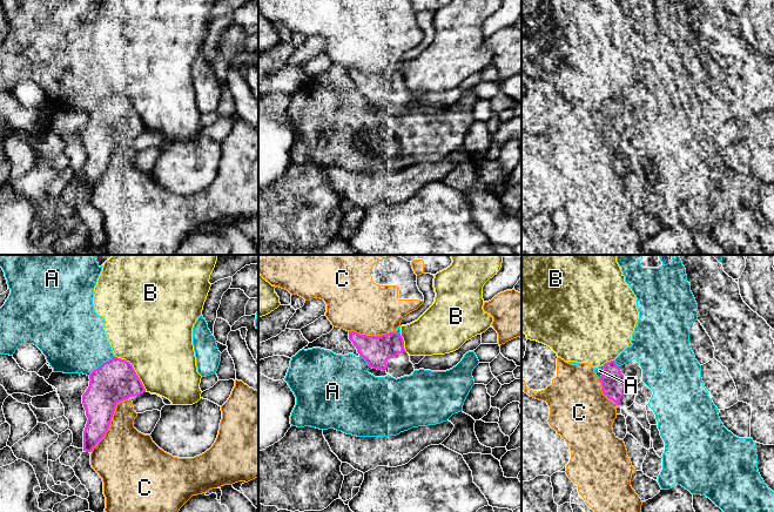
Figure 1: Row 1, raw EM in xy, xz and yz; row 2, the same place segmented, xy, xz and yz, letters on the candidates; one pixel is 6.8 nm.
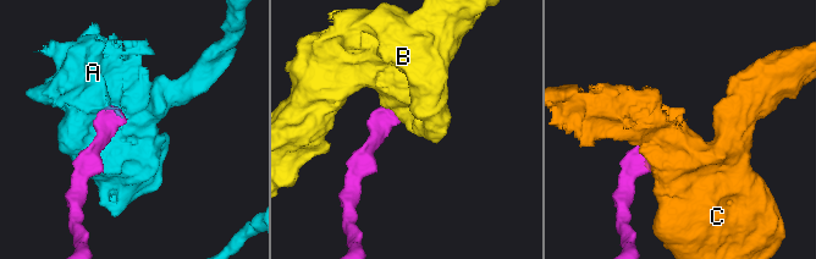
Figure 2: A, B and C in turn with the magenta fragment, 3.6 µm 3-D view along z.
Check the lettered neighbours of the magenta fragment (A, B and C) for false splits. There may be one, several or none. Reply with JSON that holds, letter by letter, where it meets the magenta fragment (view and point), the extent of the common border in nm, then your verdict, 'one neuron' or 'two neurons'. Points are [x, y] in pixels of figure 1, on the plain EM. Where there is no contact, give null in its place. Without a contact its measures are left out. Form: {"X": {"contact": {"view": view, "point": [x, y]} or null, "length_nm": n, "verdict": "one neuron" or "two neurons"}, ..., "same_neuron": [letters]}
{"A": {"contact": {"view": "xy", "point": [102, 100]}, "length_nm": 220, "verdict": "two neurons"}, "B": {"contact": {"view": "xy", "point": [133, 106]}, "length_nm": 340, "verdict": "two neurons"}, "C": {"contact": {"view": "xy", "point": [110, 157]}, "length_nm": 460, "verdict": "two neurons"}, "same_neuron": []}

